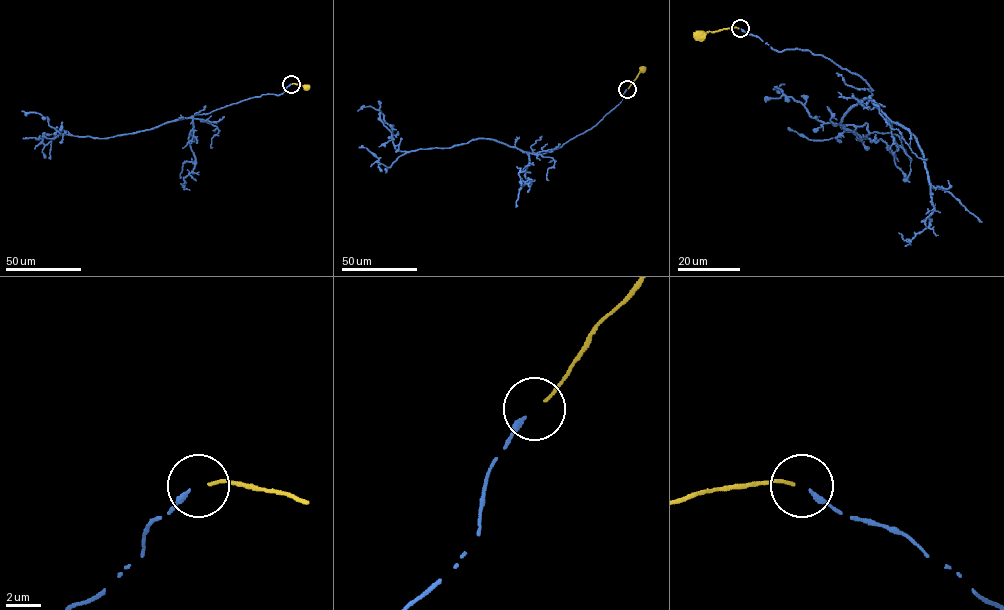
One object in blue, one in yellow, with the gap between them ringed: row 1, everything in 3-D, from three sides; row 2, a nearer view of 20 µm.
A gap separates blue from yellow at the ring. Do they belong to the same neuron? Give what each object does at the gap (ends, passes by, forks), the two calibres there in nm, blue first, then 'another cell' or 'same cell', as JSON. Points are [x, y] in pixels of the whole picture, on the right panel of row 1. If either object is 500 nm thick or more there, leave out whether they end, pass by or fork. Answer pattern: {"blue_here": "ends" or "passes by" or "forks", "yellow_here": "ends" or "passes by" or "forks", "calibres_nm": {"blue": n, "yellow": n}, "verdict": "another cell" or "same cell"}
{"blue_here": "ends", "yellow_here": "ends", "calibres_nm": {"blue": 280, "yellow": 160}, "verdict": "same cell"}

